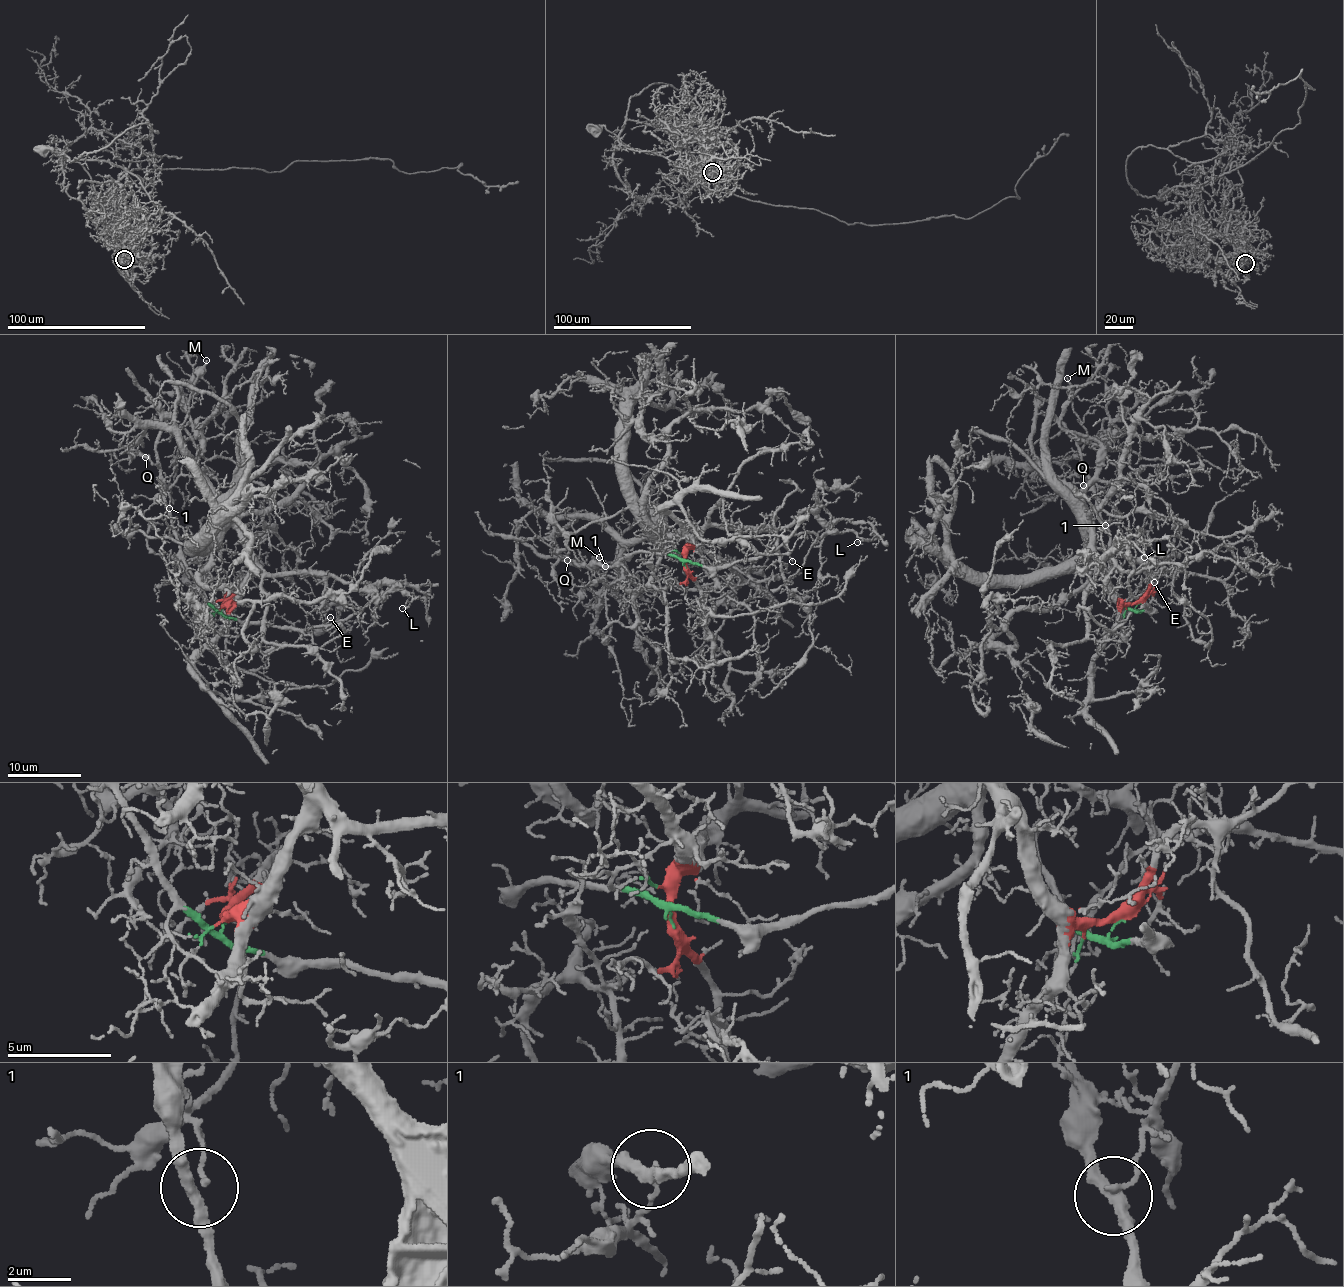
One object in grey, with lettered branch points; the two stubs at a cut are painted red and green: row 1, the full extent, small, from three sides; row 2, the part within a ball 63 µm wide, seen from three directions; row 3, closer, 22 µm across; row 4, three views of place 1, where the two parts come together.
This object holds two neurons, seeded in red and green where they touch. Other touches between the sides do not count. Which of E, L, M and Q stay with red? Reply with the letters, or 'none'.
none

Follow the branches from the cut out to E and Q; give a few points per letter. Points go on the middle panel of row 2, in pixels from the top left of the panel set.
E: (684, 565), (685, 561), (727, 568), (738, 561), (751, 562), (781, 545), (790, 553), (793, 561)
Q: (684, 565), (672, 556), (642, 551), (612, 566), (598, 562), (594, 567), (569, 547), (558, 552), (568, 559)

